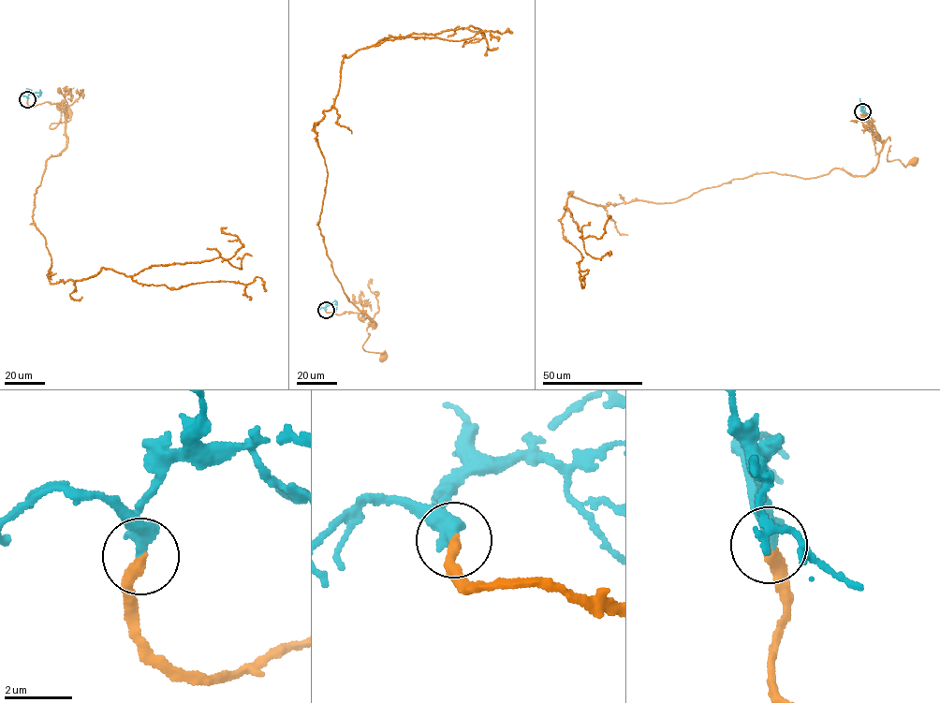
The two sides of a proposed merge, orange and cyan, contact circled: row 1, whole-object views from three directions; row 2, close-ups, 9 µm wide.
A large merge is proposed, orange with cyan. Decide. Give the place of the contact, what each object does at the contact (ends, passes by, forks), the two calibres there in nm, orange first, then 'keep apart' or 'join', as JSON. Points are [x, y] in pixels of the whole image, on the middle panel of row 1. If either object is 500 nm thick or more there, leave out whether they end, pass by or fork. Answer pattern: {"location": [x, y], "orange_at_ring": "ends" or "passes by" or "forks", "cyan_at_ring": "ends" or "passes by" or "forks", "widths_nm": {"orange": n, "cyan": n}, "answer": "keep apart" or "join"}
{"location": [326, 310], "orange_at_ring": "ends", "cyan_at_ring": "ends", "widths_nm": {"orange": 320, "cyan": 420}, "answer": "join"}

